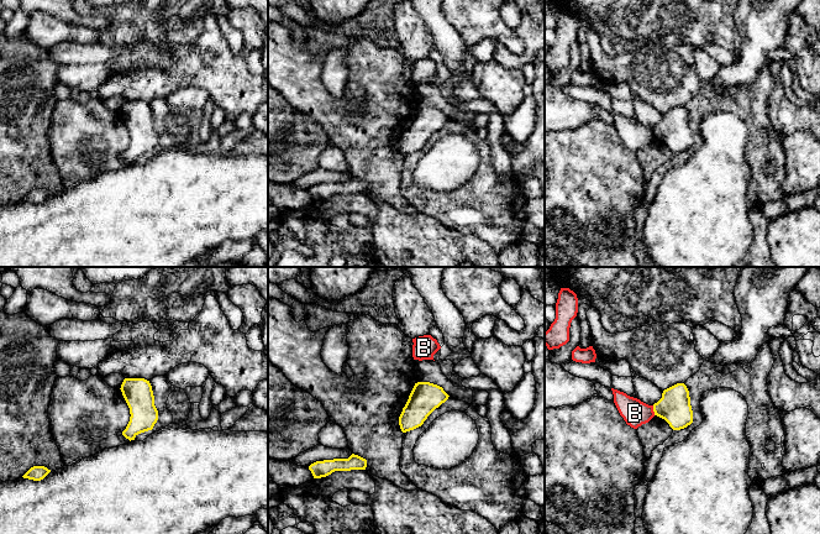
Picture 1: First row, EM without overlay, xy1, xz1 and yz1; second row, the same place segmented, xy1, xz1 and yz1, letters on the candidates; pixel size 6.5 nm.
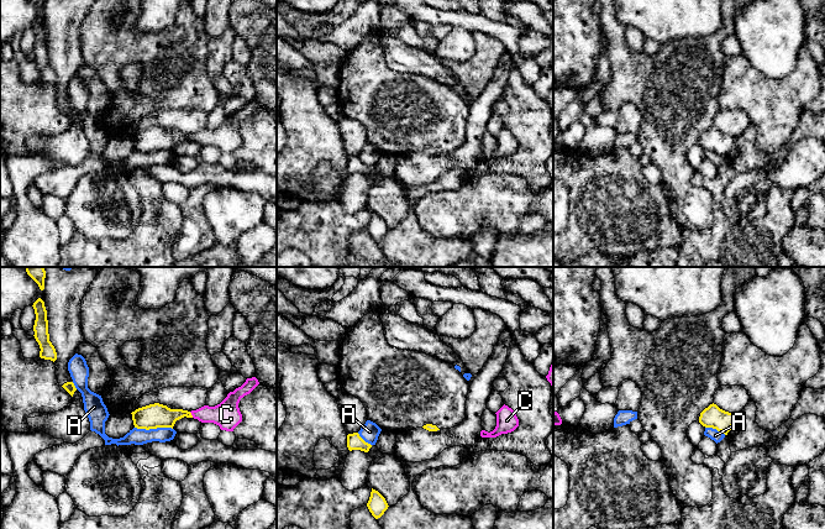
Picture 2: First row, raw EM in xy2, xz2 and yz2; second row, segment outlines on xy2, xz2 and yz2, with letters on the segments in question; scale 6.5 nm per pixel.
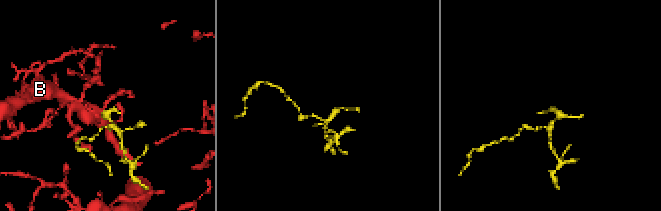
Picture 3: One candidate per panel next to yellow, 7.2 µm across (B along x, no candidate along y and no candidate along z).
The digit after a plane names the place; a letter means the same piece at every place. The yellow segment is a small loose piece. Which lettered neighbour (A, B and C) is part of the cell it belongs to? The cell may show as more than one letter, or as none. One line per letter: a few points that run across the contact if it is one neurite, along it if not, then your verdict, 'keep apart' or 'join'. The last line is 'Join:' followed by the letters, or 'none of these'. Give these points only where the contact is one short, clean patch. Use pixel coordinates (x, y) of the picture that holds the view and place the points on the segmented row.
A: keep apart
B: line yz1 (652, 406), (655, 414); keep apart
C: line xy2 (154, 415), (190, 414), (226, 414); join
Join: C

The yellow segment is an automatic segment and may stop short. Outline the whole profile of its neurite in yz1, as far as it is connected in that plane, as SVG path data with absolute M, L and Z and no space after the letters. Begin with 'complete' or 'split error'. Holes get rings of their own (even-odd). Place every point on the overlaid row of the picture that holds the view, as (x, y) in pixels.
complete | M677 383L663 391L662 398L653 404L655 415L664 419L673 430L680 430L693 423L689 391L684 383Z

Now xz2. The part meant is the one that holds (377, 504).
complete | M372 488L369 501L367 503L367 507L372 515L378 519L380 518L384 512L388 509L388 503L385 498L375 489Z

